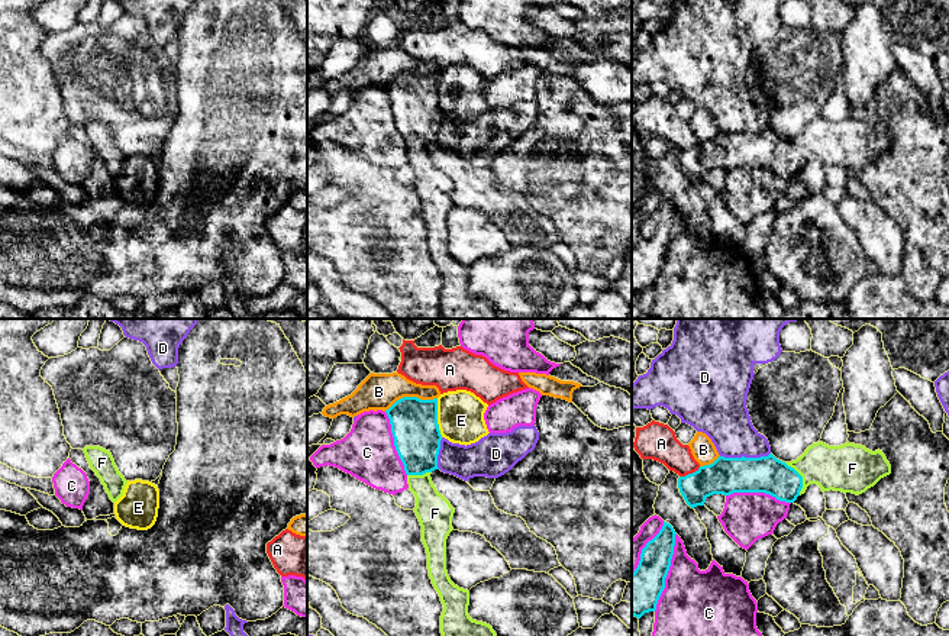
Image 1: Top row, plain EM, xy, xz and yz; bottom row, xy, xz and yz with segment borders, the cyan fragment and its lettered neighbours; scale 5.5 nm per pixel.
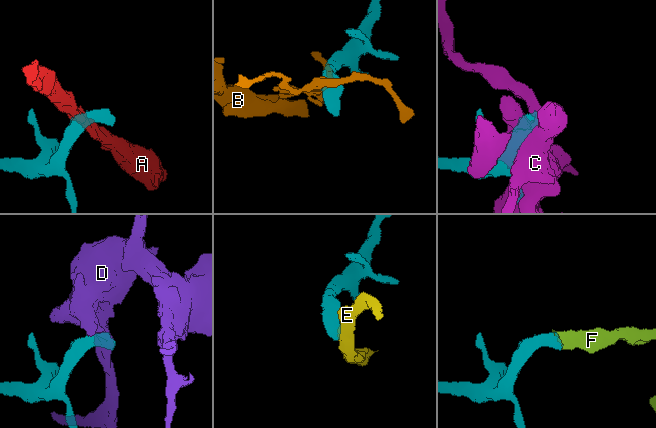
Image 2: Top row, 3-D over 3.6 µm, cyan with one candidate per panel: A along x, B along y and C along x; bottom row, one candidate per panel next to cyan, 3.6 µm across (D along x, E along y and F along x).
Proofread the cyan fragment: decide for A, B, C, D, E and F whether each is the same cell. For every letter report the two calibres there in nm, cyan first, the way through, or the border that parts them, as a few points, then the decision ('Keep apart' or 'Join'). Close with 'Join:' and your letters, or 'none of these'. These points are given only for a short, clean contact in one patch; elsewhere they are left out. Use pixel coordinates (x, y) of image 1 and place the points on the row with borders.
A: Thickness 200 nm (cyan) against 200 nm. Boundary: yz (700, 467), (680, 477). Keep apart
B: Thickness 260 nm (cyan) against 200 nm. Keep apart
C: Thickness 240 nm (cyan) against 360 nm. Keep apart
D: Thickness 200 nm (cyan) against 280 nm. Boundary: yz (770, 452), (761, 457), (720, 457). Keep apart
E: Thickness 260 nm (cyan) against 260 nm. Boundary: xz (436, 399), (436, 423), (442, 436). Keep apart
F: Thickness 200 nm (cyan) against 260 nm. Path across: yz (767, 474), (772, 477), (801, 477), (810, 468), (845, 468). Join
Join: F

